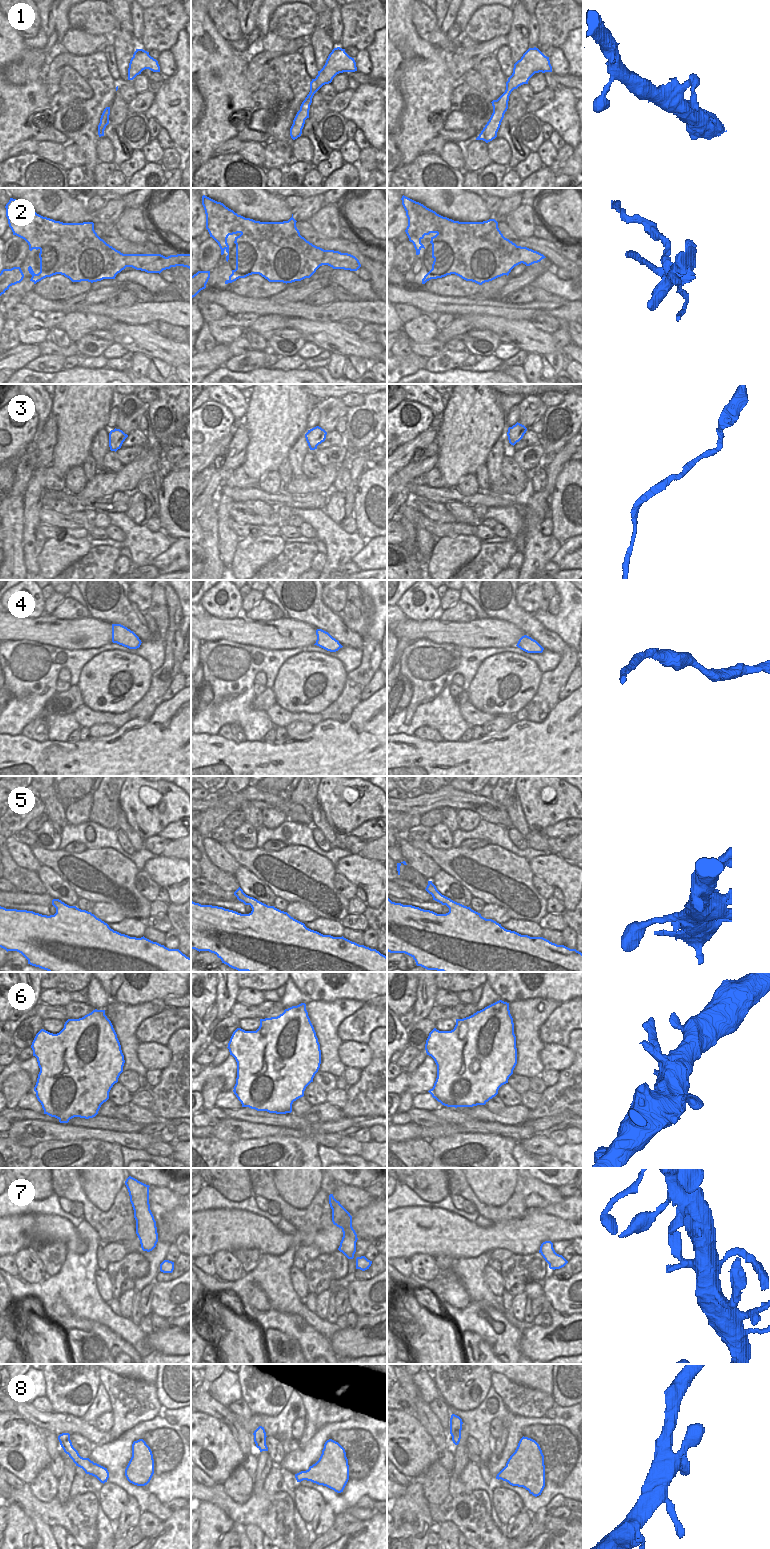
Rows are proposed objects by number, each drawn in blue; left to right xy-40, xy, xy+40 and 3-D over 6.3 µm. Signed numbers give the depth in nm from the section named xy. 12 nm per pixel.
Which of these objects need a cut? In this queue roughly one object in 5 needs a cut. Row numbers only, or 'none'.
2

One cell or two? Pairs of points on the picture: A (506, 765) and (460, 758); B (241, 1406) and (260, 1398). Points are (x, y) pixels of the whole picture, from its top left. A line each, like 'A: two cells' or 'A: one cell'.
A: one cell
B: two cells

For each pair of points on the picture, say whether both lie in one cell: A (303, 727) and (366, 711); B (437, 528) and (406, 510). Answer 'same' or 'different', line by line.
A: different
B: same

